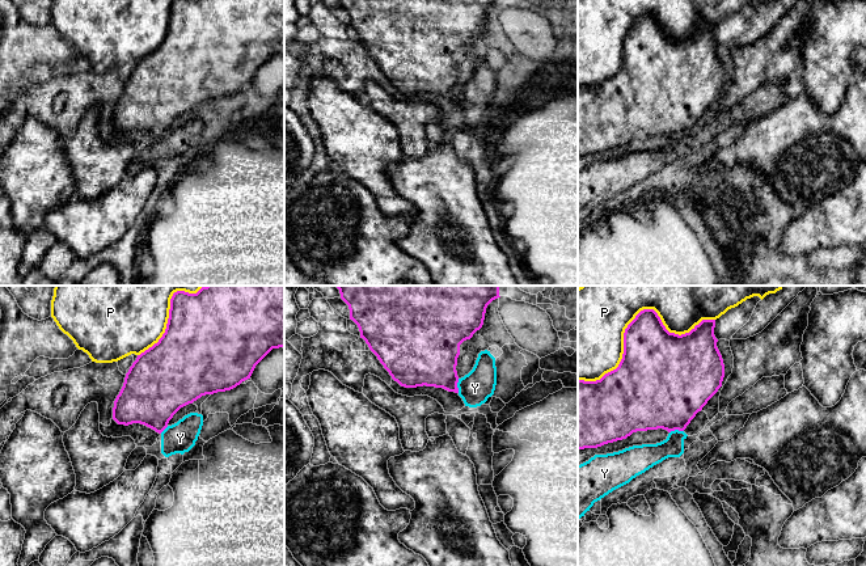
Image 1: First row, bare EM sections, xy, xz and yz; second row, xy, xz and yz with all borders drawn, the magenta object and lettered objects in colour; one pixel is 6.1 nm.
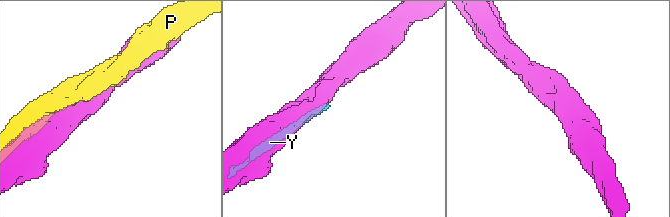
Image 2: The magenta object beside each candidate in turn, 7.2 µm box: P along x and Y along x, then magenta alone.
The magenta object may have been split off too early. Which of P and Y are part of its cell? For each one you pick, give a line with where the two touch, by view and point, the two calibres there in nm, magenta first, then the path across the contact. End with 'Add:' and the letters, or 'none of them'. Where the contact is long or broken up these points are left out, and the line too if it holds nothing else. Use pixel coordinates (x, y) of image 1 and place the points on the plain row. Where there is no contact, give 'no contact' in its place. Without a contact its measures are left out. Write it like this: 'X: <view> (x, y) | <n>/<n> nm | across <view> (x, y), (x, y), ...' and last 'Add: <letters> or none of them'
Add: none of them

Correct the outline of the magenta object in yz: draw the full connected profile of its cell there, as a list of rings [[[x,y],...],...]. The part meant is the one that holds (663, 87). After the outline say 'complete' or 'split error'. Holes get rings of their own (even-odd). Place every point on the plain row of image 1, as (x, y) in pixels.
[[[654,16],[641,17],[624,39],[618,73],[600,86],[578,86],[578,157],[626,145],[633,139],[663,135],[684,138],[722,93],[725,71],[714,42],[715,26],[702,26],[689,39],[669,39]]]; complete

